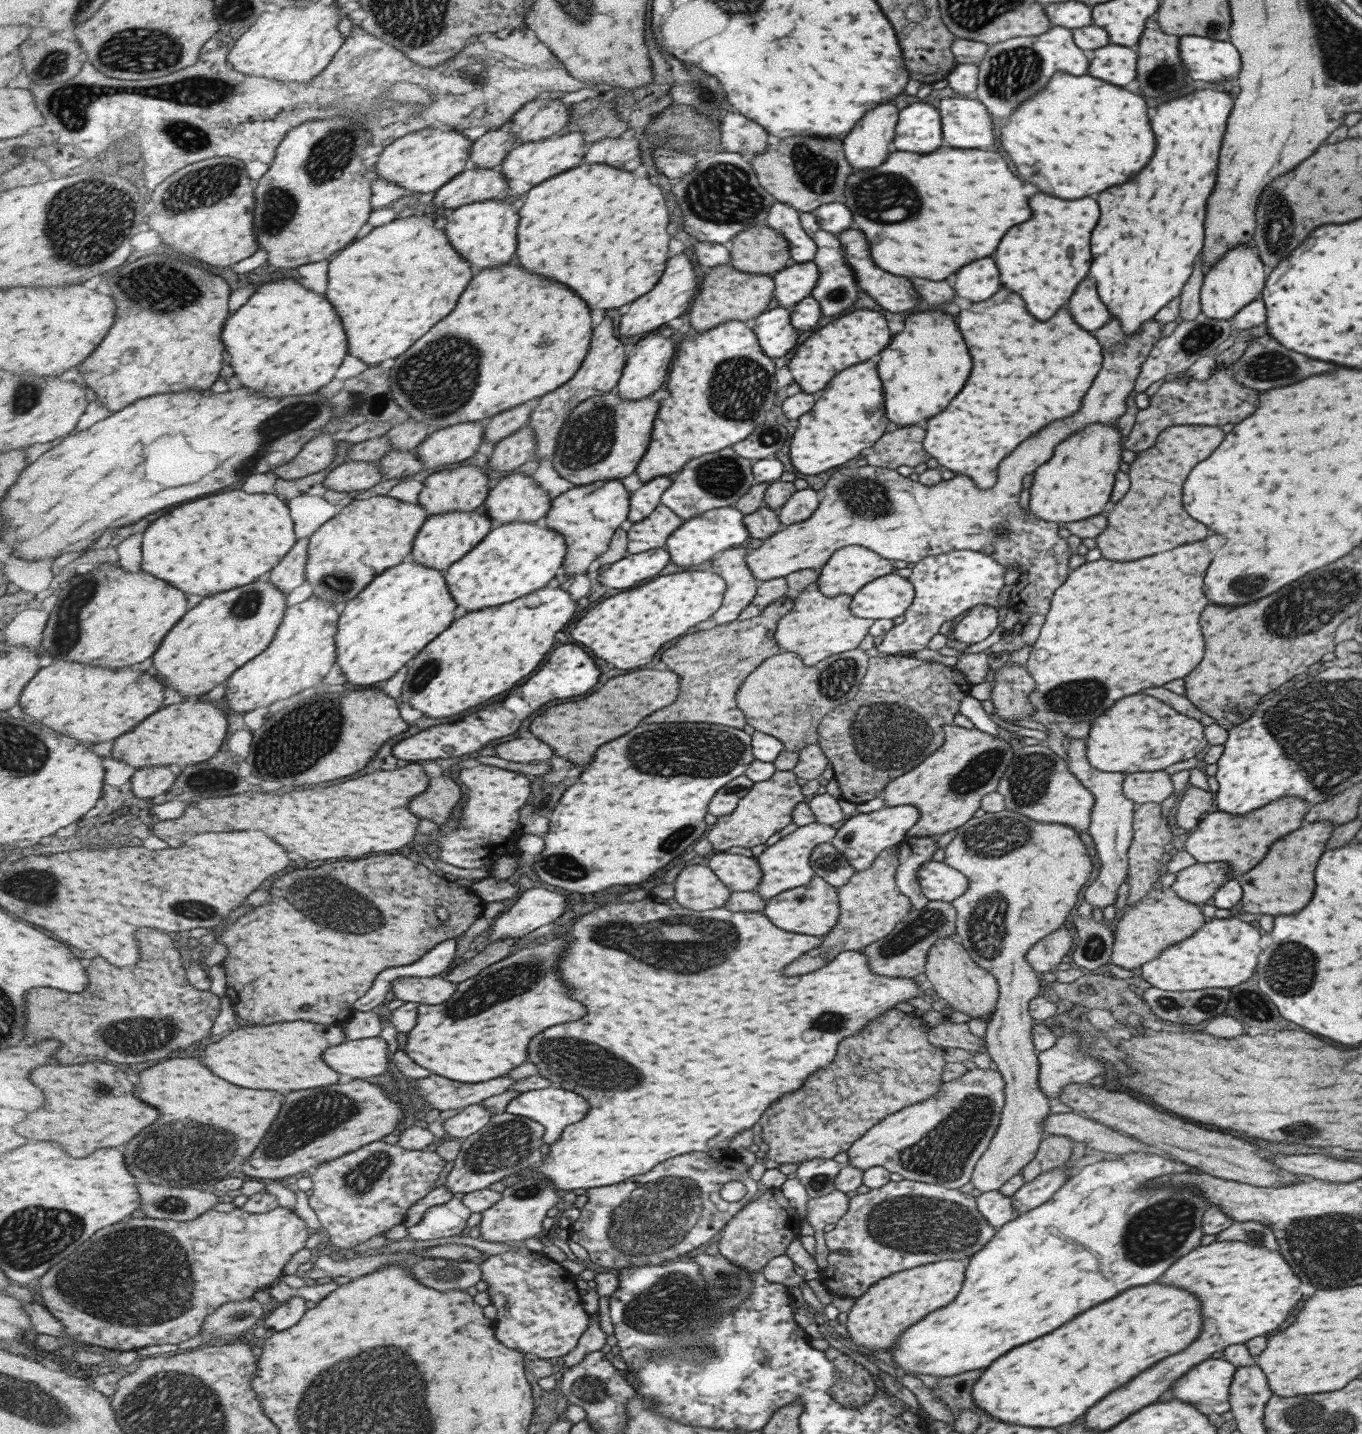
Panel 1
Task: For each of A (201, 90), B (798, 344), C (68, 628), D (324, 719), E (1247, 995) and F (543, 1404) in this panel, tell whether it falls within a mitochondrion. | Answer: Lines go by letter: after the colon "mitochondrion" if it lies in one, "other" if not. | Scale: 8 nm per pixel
A: mitochondrion
B: other
C: mitochondrion
D: mitochondrion
E: mitochondrion
F: other

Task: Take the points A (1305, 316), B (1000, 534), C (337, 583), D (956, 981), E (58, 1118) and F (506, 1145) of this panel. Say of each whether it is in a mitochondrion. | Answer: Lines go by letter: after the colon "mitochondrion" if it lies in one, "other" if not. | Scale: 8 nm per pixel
A: other
B: mitochondrion
C: mitochondrion
D: other
E: other
F: mitochondrion

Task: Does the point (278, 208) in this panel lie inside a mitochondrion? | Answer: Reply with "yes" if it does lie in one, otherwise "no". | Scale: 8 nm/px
yes

